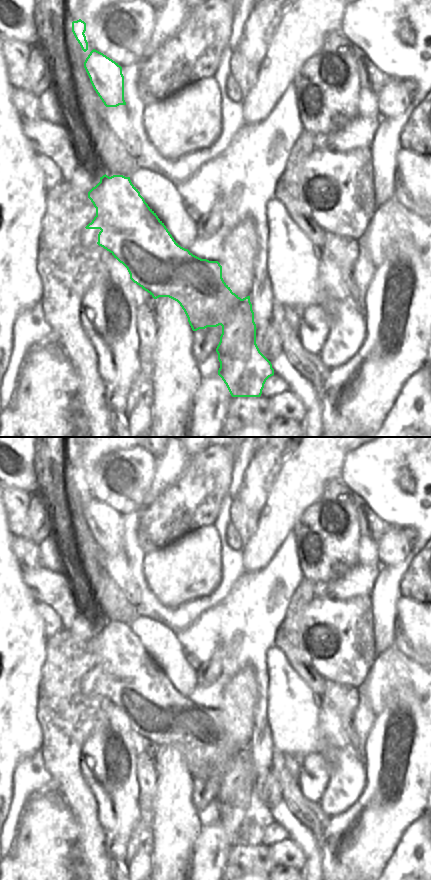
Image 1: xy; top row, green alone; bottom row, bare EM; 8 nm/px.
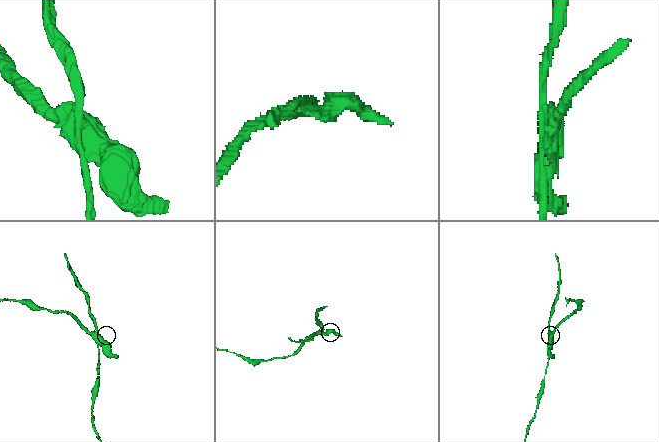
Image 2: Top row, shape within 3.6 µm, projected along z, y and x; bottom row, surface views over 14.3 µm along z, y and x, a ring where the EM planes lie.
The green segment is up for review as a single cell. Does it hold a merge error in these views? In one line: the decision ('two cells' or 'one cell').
two cells

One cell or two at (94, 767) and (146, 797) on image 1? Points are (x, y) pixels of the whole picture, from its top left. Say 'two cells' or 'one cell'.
two cells

